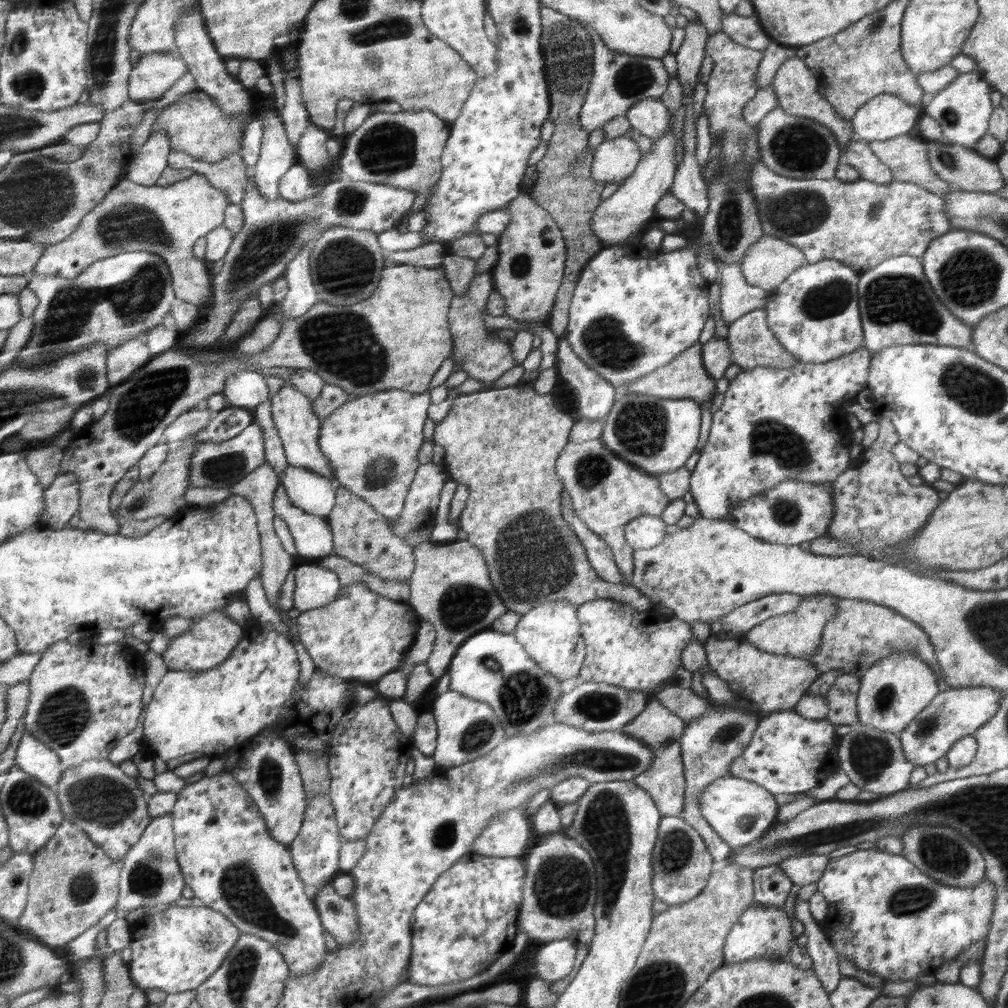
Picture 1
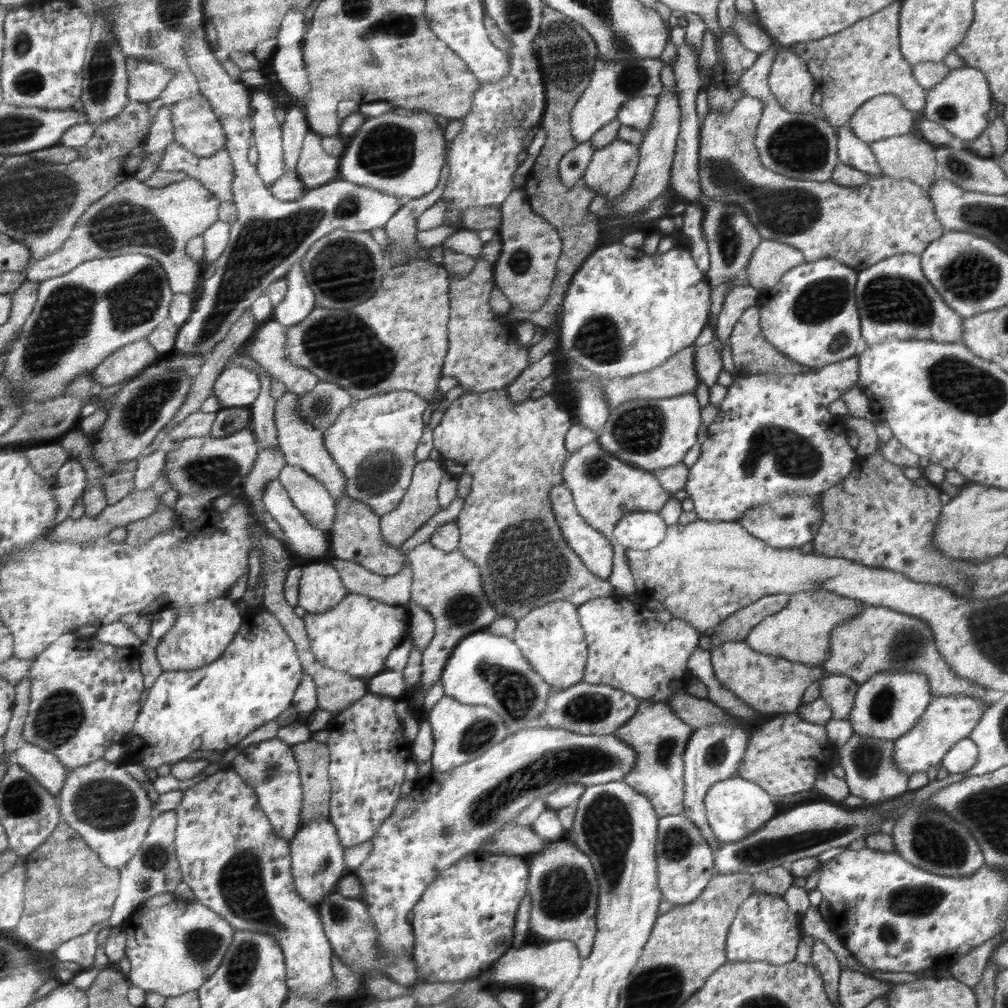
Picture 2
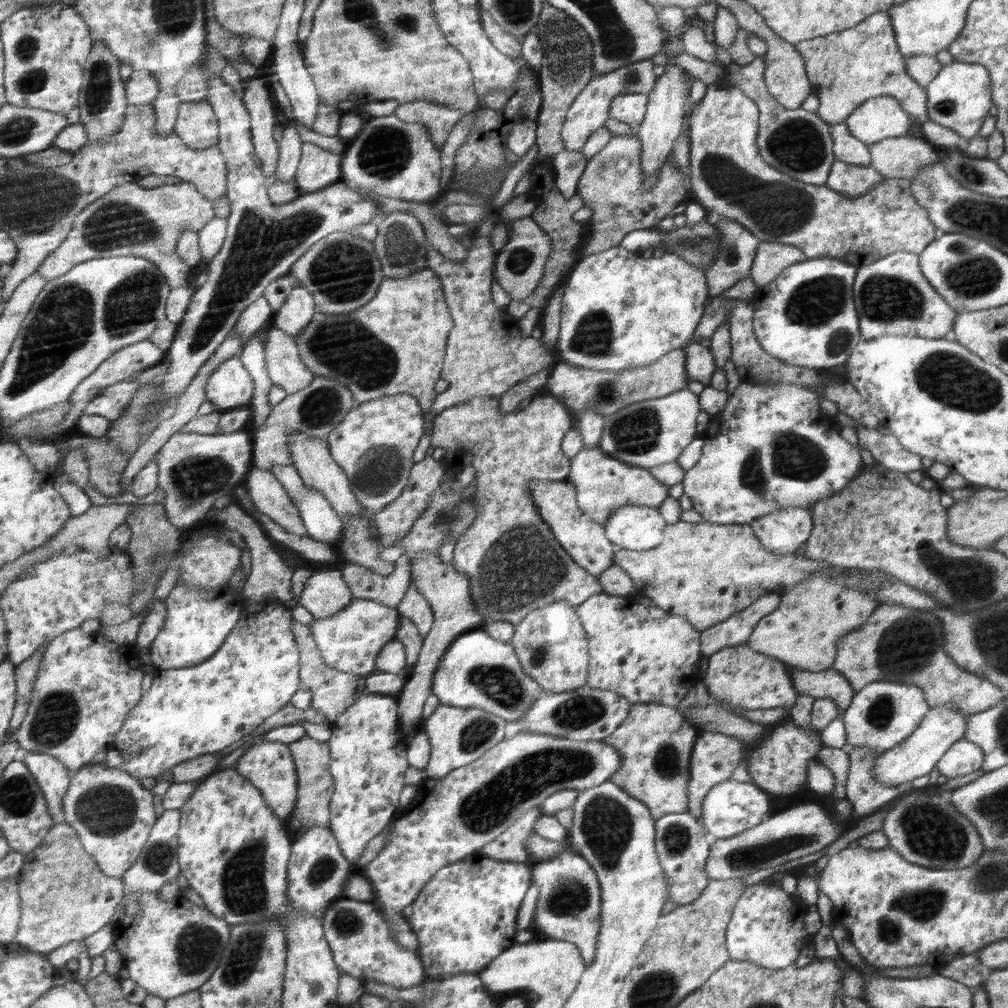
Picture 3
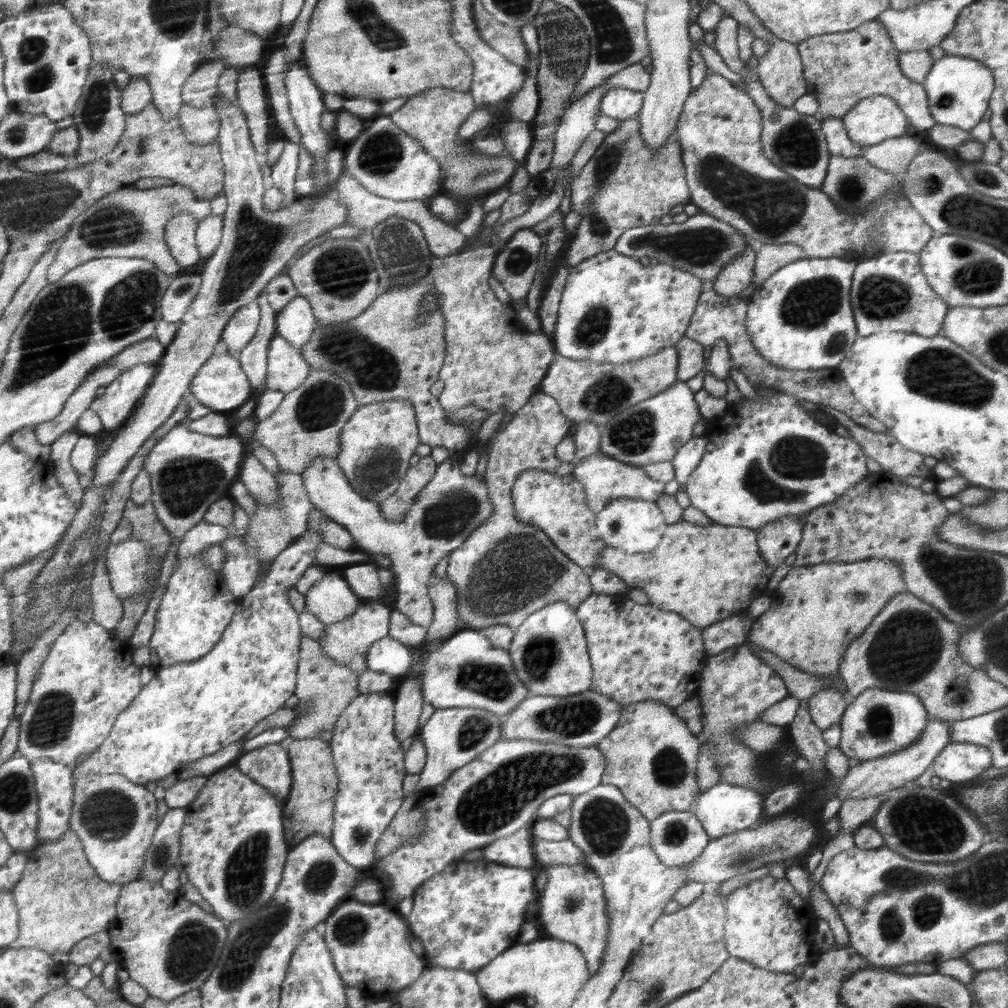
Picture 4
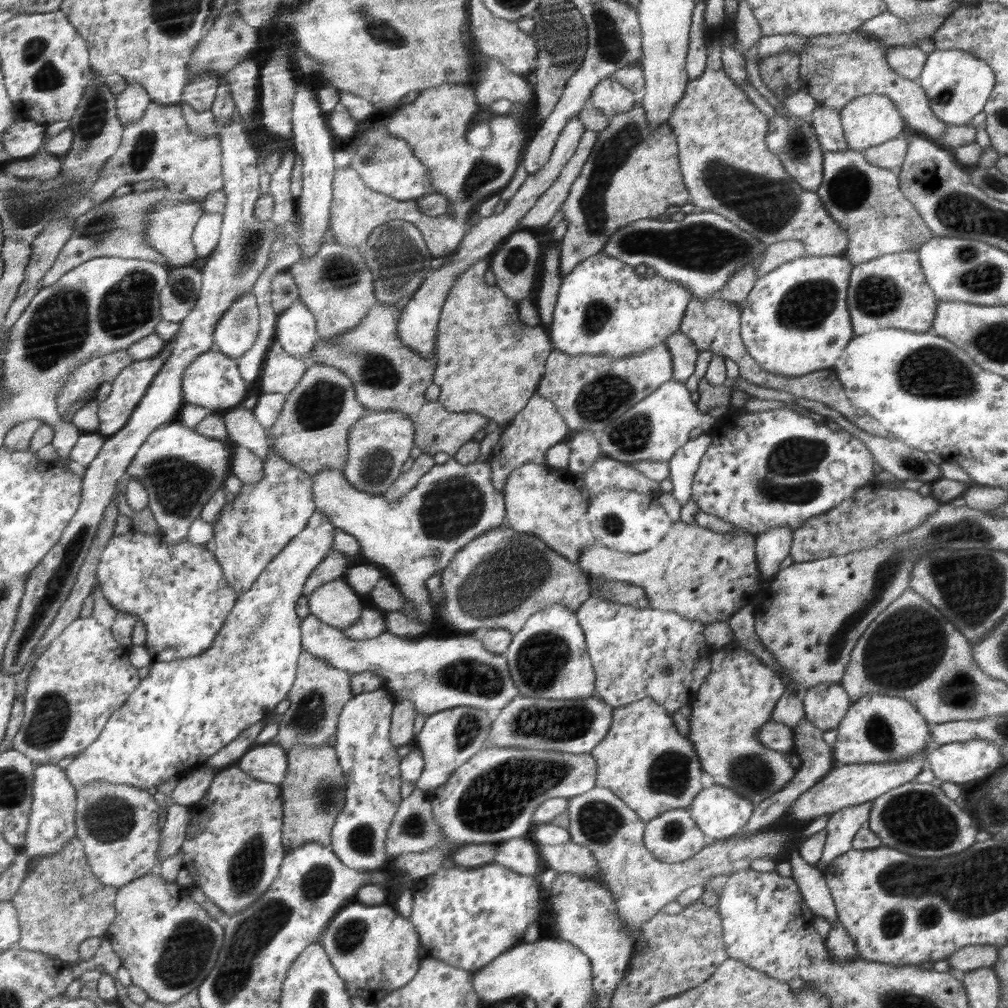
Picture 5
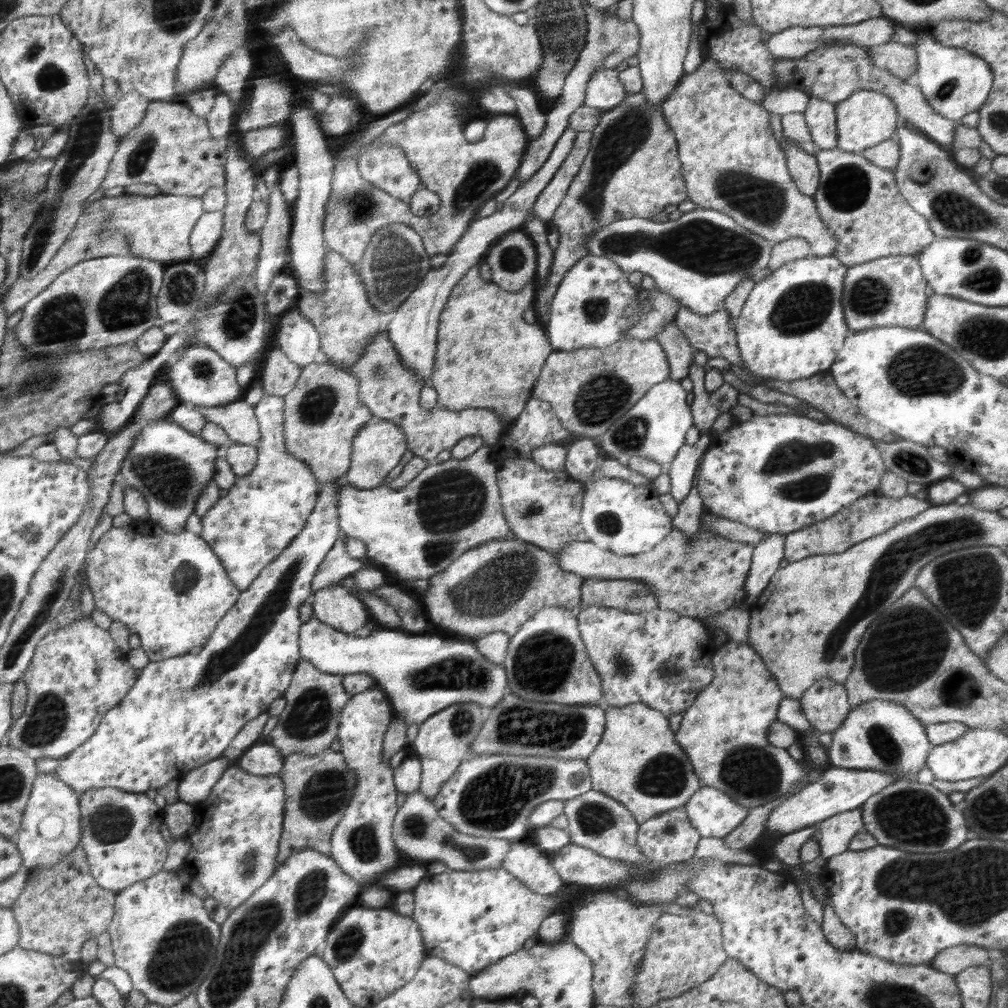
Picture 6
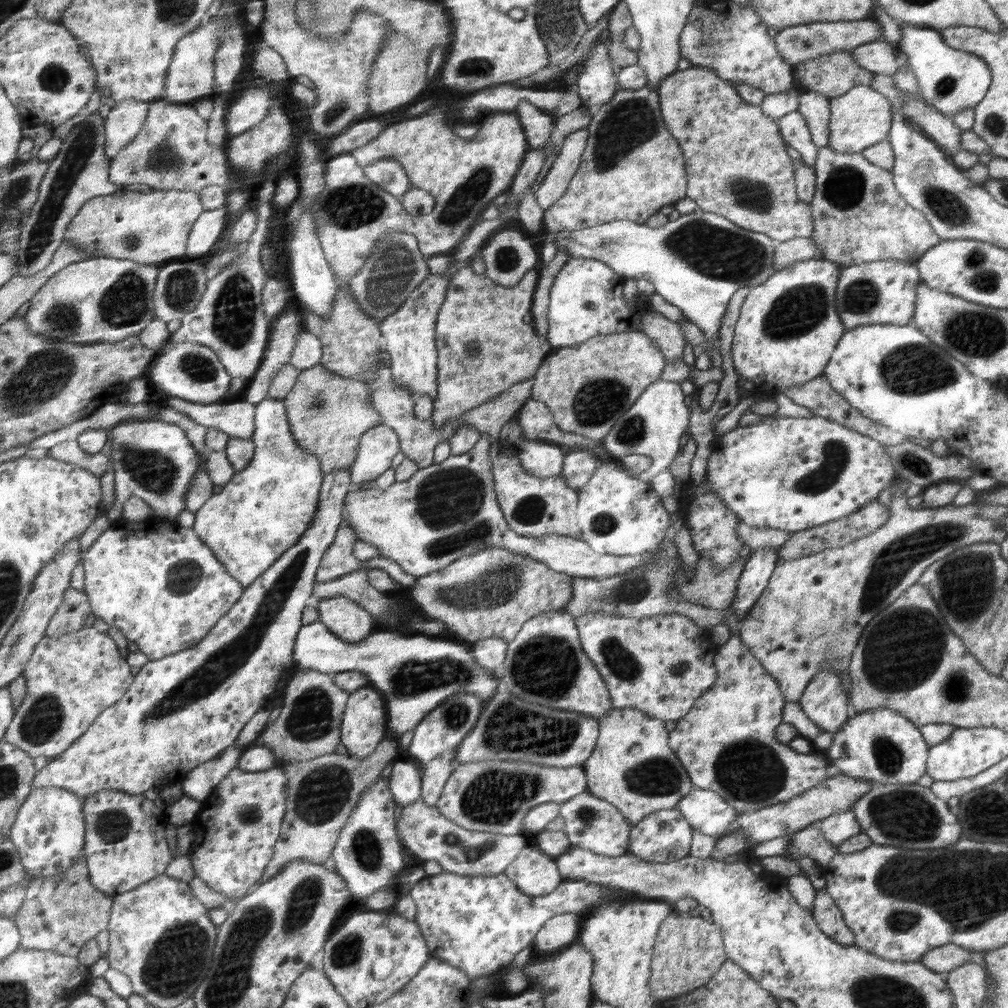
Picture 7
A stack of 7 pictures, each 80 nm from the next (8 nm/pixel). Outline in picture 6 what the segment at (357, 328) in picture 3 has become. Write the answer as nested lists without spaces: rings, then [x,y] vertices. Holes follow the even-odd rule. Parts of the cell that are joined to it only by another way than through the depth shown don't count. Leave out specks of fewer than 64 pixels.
[[[382,326],[379,332],[365,348],[363,356],[350,369],[346,369],[359,380],[359,397],[372,412],[373,416],[402,424],[403,432],[408,437],[408,449],[414,457],[435,462],[439,452],[450,451],[465,436],[481,436],[484,445],[496,445],[504,434],[501,416],[490,409],[464,409],[451,411],[437,404],[432,408],[424,408],[418,402],[420,390],[425,380],[416,377],[415,370],[404,365],[403,358],[396,351],[394,343]]]

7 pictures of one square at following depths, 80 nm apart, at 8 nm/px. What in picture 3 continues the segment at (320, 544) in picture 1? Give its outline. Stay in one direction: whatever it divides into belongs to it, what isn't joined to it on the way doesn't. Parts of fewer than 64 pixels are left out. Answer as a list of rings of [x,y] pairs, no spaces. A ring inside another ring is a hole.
[[[251,465],[244,484],[252,503],[260,513],[267,514],[280,524],[286,532],[306,536],[307,529],[299,510],[293,504],[288,492],[272,472]]]

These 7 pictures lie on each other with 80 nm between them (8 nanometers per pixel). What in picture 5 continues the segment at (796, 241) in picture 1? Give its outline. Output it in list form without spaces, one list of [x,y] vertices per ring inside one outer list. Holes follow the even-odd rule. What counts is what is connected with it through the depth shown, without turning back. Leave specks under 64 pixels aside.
[[[708,30],[708,35],[706,37],[707,63],[705,70],[699,78],[696,78],[692,80],[691,83],[687,84],[686,92],[683,94],[682,99],[679,100],[678,104],[672,109],[671,118],[668,119],[667,122],[678,137],[679,164],[683,167],[683,181],[684,184],[687,184],[688,192],[691,193],[692,204],[699,210],[712,211],[724,215],[728,220],[732,221],[732,224],[736,224],[738,228],[752,233],[752,236],[758,238],[758,240],[766,246],[788,240],[798,240],[798,242],[804,244],[804,248],[807,250],[807,257],[834,256],[846,252],[846,248],[848,248],[848,233],[846,233],[846,230],[842,229],[831,216],[828,216],[827,207],[823,204],[823,201],[820,200],[817,193],[804,189],[802,185],[794,180],[786,171],[779,156],[768,148],[766,138],[769,132],[770,120],[768,120],[764,113],[748,99],[744,91],[735,84],[735,81],[724,72],[721,45],[717,42],[717,36],[710,36],[709,33],[710,30]]]

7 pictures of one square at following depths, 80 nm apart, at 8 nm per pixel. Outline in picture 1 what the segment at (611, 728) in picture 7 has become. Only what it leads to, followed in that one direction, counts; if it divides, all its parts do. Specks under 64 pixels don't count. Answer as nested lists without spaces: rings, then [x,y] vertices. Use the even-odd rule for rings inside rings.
[[[652,698],[650,702],[644,712],[622,729],[622,732],[632,739],[644,741],[644,745],[652,749],[653,763],[650,770],[642,772],[638,778],[632,779],[632,782],[650,793],[664,816],[681,816],[686,803],[687,788],[686,769],[683,767],[682,757],[682,739],[687,723],[655,698]]]

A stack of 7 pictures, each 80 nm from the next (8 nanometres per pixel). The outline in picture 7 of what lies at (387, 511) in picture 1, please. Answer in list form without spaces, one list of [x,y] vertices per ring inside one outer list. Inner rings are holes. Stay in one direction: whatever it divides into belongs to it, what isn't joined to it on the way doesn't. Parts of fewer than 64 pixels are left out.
[[[381,423],[367,430],[359,440],[359,449],[351,464],[351,480],[355,487],[376,480],[388,470],[392,459],[402,450],[395,429]]]

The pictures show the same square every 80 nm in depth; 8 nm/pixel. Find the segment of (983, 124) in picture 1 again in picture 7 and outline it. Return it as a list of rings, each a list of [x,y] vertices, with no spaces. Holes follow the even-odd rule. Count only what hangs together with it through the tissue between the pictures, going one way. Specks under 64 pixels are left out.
[[[898,23],[902,32],[899,50],[907,54],[907,66],[915,74],[919,92],[929,105],[948,116],[974,108],[990,90],[994,75],[990,66],[974,53],[952,48],[936,30],[926,26]]]

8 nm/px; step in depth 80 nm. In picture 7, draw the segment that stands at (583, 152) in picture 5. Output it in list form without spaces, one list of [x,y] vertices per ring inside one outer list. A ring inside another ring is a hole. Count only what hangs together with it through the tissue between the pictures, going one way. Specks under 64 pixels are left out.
[[[587,128],[576,130],[565,136],[560,150],[550,165],[535,195],[543,210],[548,210],[557,198],[563,195],[579,167],[589,132]]]

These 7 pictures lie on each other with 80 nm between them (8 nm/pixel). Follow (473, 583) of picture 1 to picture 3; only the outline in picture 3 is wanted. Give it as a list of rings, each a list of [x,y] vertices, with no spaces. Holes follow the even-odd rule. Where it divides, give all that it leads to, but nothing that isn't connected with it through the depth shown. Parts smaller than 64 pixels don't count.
[[[421,552],[417,554],[417,558],[412,560],[411,565],[412,578],[421,595],[428,600],[431,608],[434,610],[434,623],[431,630],[425,634],[418,660],[413,668],[412,676],[407,677],[405,687],[398,693],[399,695],[399,714],[400,724],[404,726],[404,731],[417,731],[423,723],[423,707],[426,698],[430,696],[431,686],[434,683],[436,669],[439,667],[439,660],[442,655],[450,648],[451,644],[459,638],[460,635],[472,631],[476,628],[483,628],[483,616],[475,611],[475,606],[471,602],[471,584],[469,584],[469,576],[465,572],[457,572],[455,564],[451,560],[450,564],[444,564],[438,555],[438,552]]]

